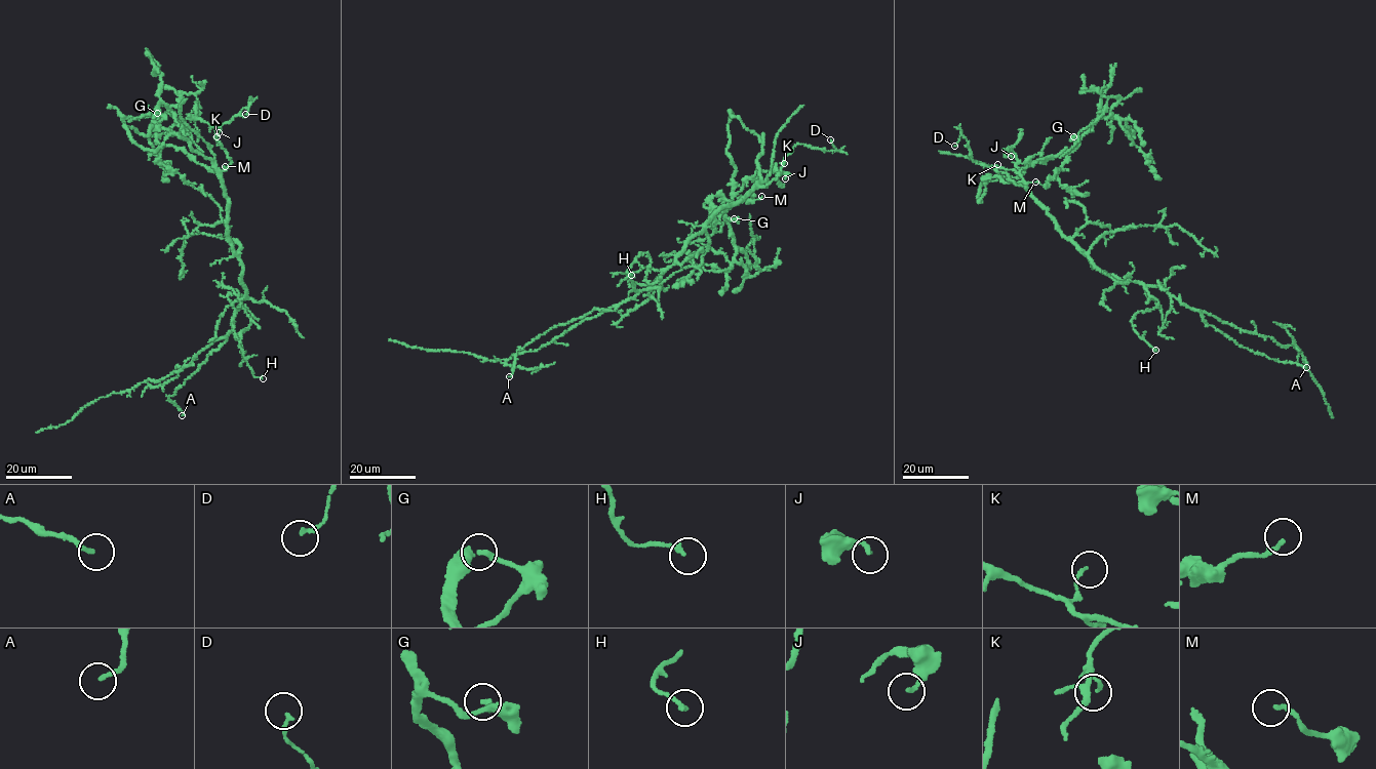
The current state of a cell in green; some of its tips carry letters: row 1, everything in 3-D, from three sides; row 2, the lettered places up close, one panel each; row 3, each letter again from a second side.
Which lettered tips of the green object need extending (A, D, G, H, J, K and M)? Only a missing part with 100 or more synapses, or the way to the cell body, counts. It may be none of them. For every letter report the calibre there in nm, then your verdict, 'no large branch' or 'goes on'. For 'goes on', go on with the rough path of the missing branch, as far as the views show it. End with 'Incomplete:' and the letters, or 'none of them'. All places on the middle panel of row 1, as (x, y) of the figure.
A: calibre 180 nm; no large branch
D: calibre 140 nm; no large branch
G: calibre 220 nm; no large branch
H: calibre 170 nm; no large branch
J: calibre 160 nm; no large branch
K: calibre 100 nm; no large branch
M: calibre 170 nm; no large branch
Incomplete: none of them

